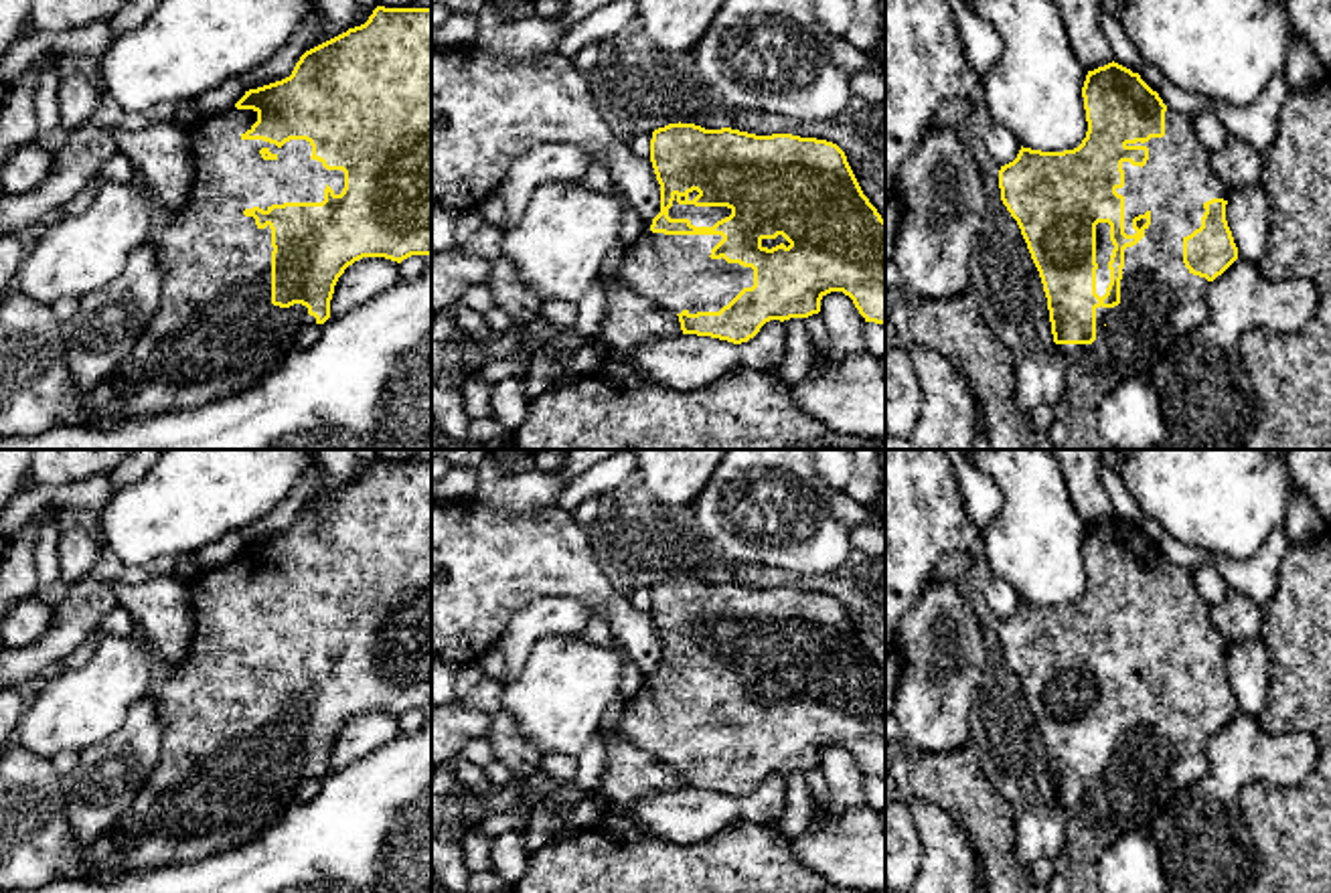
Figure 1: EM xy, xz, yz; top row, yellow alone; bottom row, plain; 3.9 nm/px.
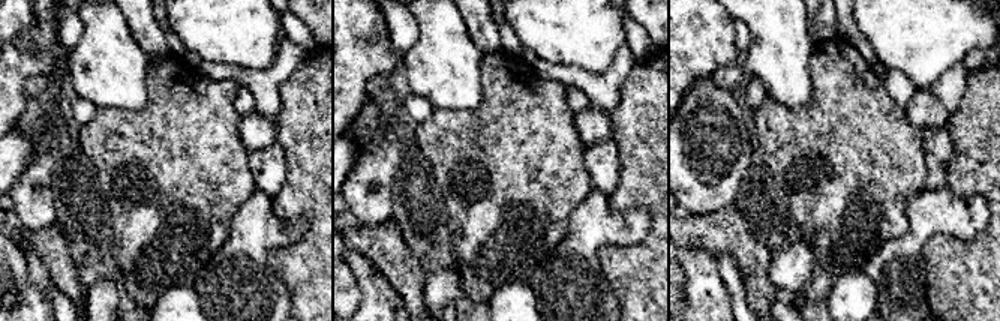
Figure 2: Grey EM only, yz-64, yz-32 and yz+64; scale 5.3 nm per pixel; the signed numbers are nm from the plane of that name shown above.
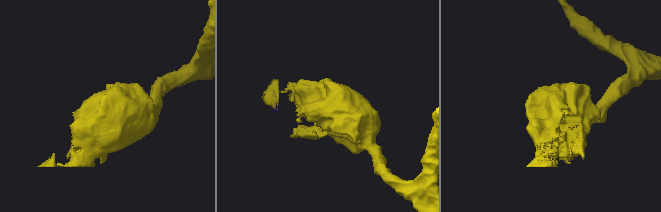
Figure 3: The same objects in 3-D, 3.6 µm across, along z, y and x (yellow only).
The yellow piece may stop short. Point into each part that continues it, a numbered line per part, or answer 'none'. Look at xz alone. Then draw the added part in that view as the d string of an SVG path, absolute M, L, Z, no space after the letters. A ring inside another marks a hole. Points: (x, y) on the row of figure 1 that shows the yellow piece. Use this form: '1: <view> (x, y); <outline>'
1: xz (675, 272); M644 221L638 239L622 245L618 283L675 314L719 312L754 286L752 267L709 257L721 235L664 235L650 225Z

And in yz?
1: yz (1159, 300); M1167 107L1163 138L1126 146L1147 146L1149 160L1143 168L1122 162L1124 186L1116 192L1124 196L1124 233L1134 235L1132 219L1147 211L1151 225L1137 245L1124 249L1120 304L1096 308L1096 340L1092 344L1058 344L1066 356L1064 399L1072 409L1086 415L1092 415L1120 383L1151 379L1171 346L1205 322L1209 281L1185 267L1183 239L1201 227L1207 200L1228 200L1228 188L1216 176L1209 152L1193 132L1191 115Z

